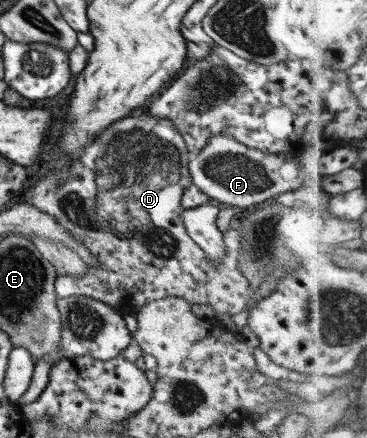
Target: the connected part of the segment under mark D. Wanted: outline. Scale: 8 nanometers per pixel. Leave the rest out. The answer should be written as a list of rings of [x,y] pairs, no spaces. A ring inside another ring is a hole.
[[[142,113],[139,116],[134,117],[122,117],[116,122],[110,124],[108,128],[104,130],[94,138],[94,142],[90,142],[90,146],[82,148],[82,154],[74,160],[70,160],[68,168],[62,170],[62,172],[47,172],[46,175],[40,177],[28,192],[24,194],[22,199],[24,202],[36,207],[36,209],[46,213],[47,216],[54,218],[65,229],[65,232],[69,233],[73,239],[80,242],[85,248],[89,249],[89,252],[93,253],[93,256],[97,257],[97,260],[101,262],[98,270],[92,270],[87,266],[86,272],[80,277],[70,276],[57,276],[53,283],[55,296],[57,299],[65,298],[68,296],[84,296],[99,301],[100,303],[108,304],[112,306],[122,317],[126,314],[134,315],[135,312],[144,303],[156,301],[165,297],[179,297],[186,302],[192,304],[210,304],[214,309],[213,316],[215,318],[222,318],[222,316],[234,316],[238,314],[244,305],[247,303],[247,297],[251,293],[251,288],[247,284],[247,278],[243,276],[237,268],[237,255],[242,252],[240,249],[240,235],[233,229],[233,225],[224,234],[222,234],[222,240],[226,248],[226,255],[224,259],[218,265],[212,265],[205,258],[205,255],[199,250],[198,246],[188,237],[186,230],[184,229],[183,222],[180,219],[180,212],[183,208],[180,206],[180,198],[182,198],[182,192],[184,188],[192,185],[192,179],[190,179],[189,170],[187,167],[190,159],[188,154],[188,148],[184,139],[180,136],[180,133],[176,131],[174,124],[166,119],[158,119],[154,115],[148,115],[148,113]]]

